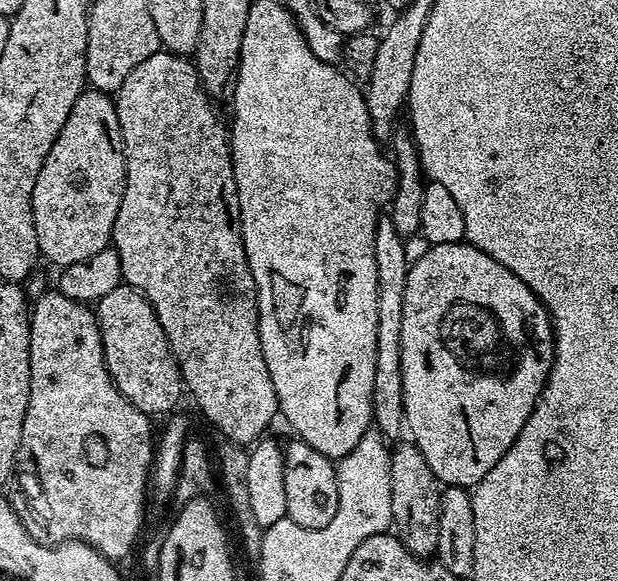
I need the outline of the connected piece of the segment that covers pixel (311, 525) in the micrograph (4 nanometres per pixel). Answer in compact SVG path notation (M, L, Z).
M292 438L284 448L284 481L287 519L310 530L330 526L340 505L340 480L336 476L336 464L333 461L311 448L306 441Z

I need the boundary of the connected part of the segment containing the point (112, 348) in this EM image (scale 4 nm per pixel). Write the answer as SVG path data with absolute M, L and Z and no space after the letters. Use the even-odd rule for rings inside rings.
M122 282L110 290L106 298L95 301L94 311L100 322L104 361L120 393L147 416L159 418L163 412L171 413L186 389L176 356L168 344L164 327L158 322L156 311L152 309L152 303L139 288Z

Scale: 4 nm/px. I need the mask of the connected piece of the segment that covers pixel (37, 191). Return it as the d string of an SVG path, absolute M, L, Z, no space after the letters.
M85 90L74 102L74 110L70 110L66 126L62 126L54 146L50 146L50 154L46 154L42 170L38 170L38 182L34 182L32 213L41 257L55 266L67 266L86 262L86 258L98 254L98 250L109 247L114 218L118 218L118 206L122 206L125 178L124 139L118 126L116 101L107 92Z

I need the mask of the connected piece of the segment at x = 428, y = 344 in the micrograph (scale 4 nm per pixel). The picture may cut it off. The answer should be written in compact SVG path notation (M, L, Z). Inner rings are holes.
M461 242L459 244L433 244L428 254L408 269L406 278L406 302L402 306L402 390L404 391L404 419L411 443L415 444L426 463L433 470L441 485L454 488L471 489L479 480L486 478L490 470L510 450L510 446L518 438L522 426L526 426L526 418L534 410L538 398L544 389L544 383L552 369L552 360L556 357L556 341L552 331L552 318L545 310L544 304L533 294L506 266L499 264L490 254L478 250L474 245Z

